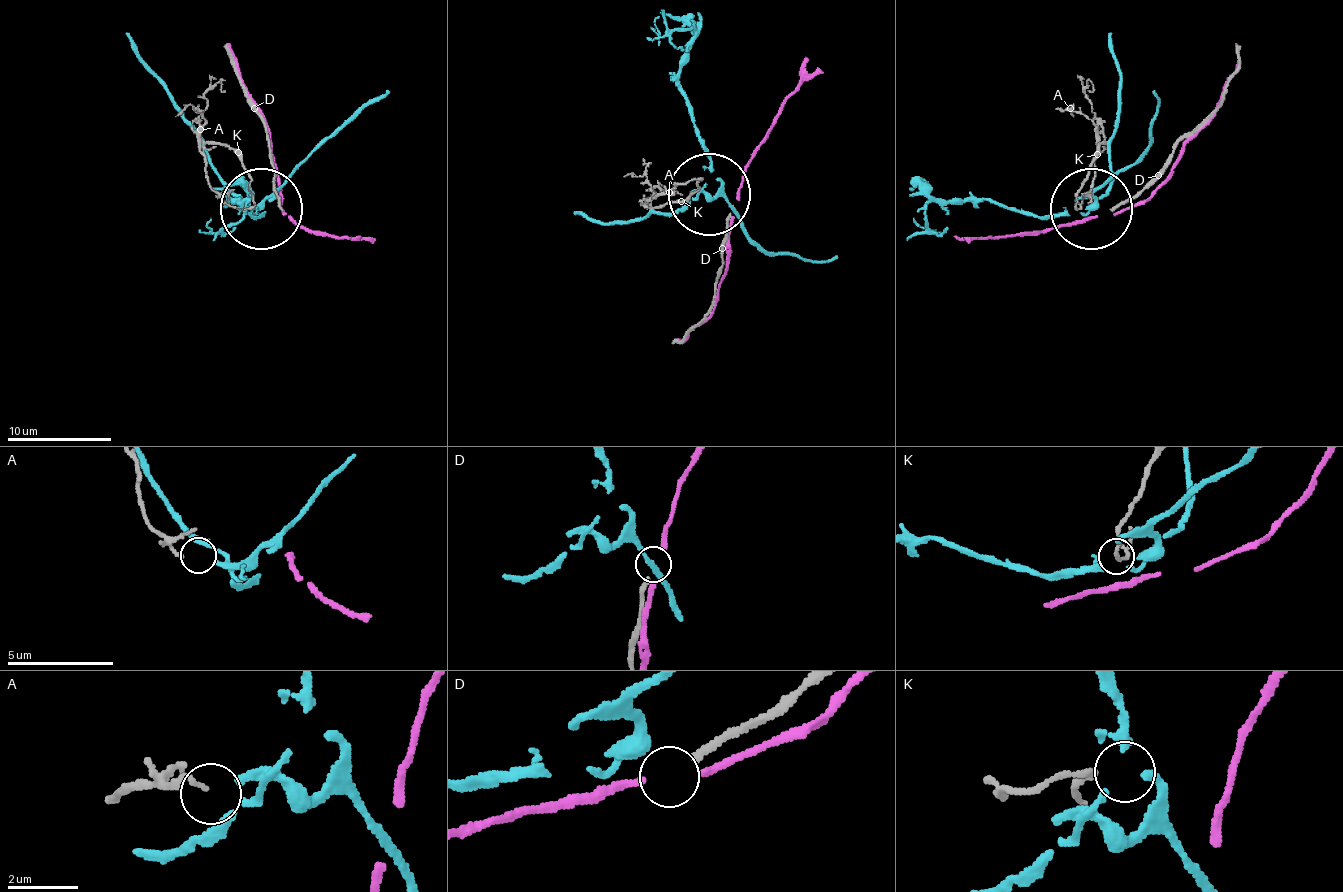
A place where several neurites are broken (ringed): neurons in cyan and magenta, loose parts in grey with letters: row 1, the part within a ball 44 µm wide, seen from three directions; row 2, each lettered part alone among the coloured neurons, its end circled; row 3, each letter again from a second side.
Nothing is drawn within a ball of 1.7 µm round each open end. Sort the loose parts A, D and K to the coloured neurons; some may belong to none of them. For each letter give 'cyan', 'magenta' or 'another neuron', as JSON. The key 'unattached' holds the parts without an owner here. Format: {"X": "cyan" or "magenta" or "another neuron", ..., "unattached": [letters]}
{"A": "cyan", "D": "another neuron", "K": "another neuron", "unattached": ["D", "K"]}

